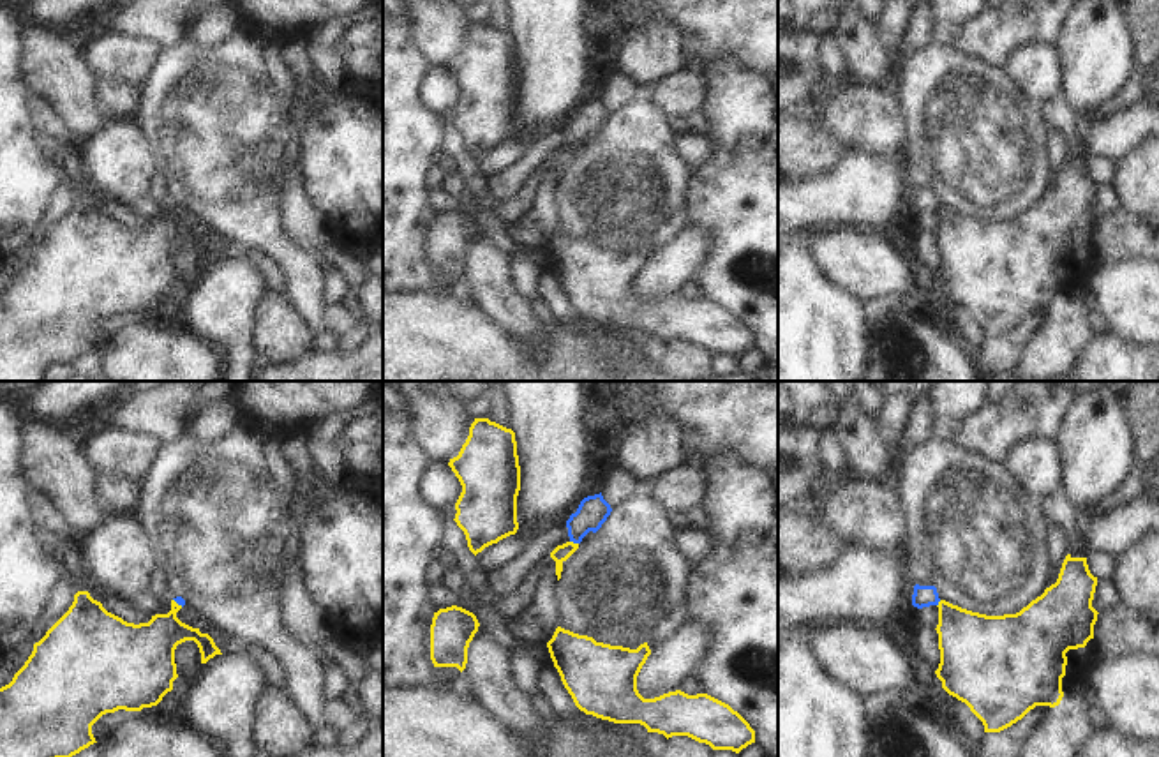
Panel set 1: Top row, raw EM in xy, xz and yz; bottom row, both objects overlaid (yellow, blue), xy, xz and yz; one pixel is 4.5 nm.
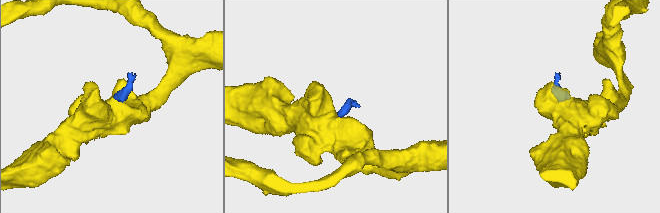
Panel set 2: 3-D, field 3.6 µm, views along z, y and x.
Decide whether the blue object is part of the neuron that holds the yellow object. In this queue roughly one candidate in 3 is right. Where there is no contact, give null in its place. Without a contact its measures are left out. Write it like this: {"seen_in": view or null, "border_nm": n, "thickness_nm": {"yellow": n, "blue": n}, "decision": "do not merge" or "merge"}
{"seen_in": "xz", "border_nm": 40, "thickness_nm": {"yellow": 80, "blue": 140}, "decision": "do not merge"}

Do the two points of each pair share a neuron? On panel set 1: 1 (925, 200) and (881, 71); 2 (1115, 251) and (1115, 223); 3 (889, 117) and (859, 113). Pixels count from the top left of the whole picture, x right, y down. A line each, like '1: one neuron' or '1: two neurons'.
1: two neurons
2: one neuron
3: one neuron

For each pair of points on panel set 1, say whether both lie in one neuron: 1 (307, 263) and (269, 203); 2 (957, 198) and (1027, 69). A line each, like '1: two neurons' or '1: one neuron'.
1: one neuron
2: two neurons

